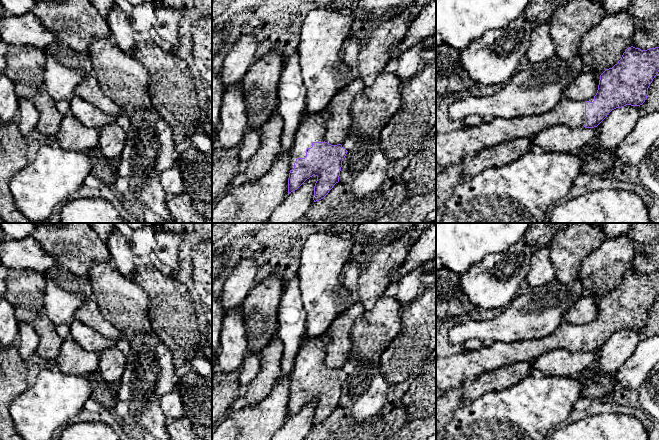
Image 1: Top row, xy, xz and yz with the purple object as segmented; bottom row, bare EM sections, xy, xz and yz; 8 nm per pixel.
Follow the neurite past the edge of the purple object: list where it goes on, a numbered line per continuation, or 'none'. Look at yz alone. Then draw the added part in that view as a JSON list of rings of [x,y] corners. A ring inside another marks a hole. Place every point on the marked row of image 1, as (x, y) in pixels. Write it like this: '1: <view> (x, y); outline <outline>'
1: yz (458, 145); outline [[[562,99],[553,109],[540,115],[515,117],[511,119],[493,118],[478,126],[456,129],[447,133],[436,133],[436,176],[451,165],[466,161],[489,146],[515,138],[533,137],[537,133],[557,125],[584,127],[585,101]]]

